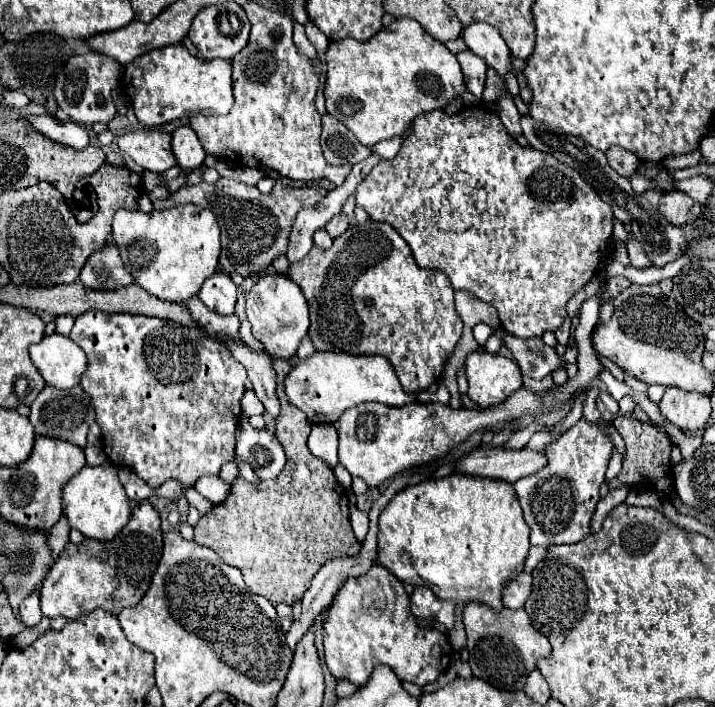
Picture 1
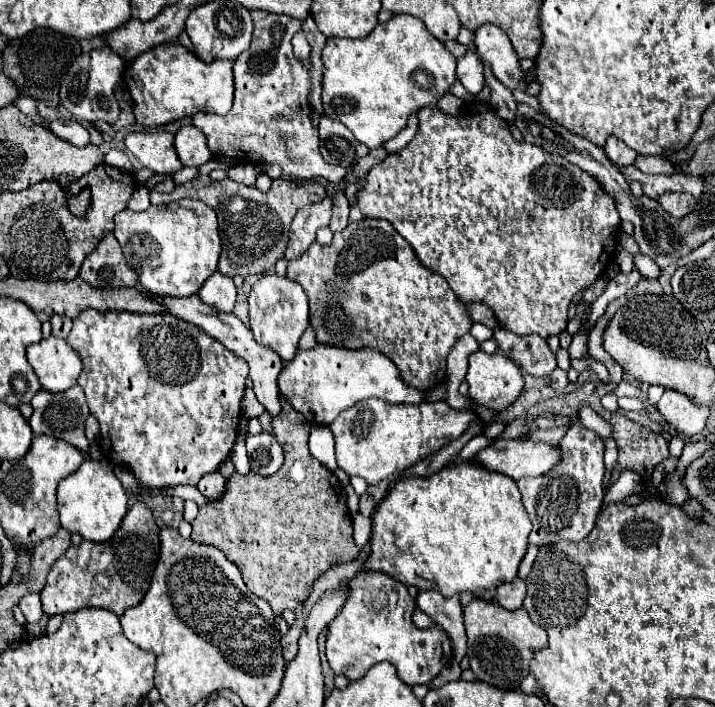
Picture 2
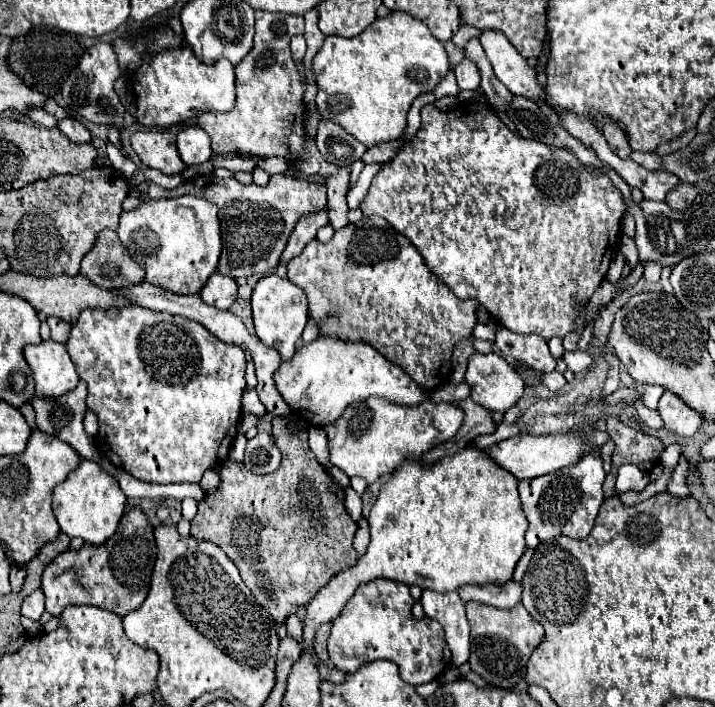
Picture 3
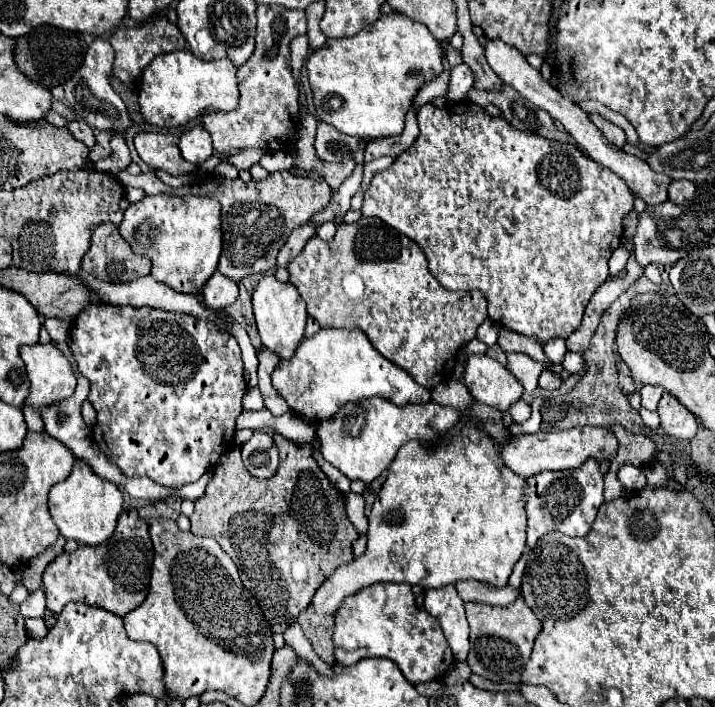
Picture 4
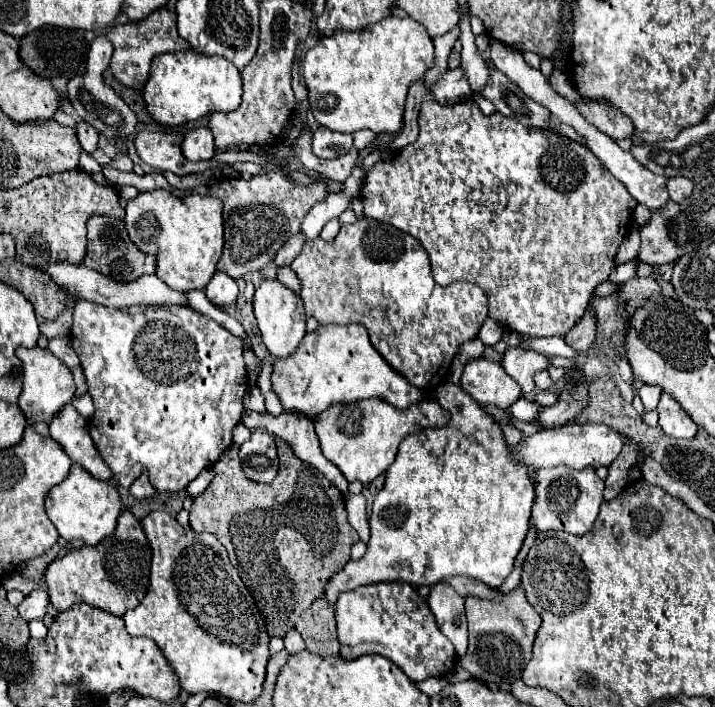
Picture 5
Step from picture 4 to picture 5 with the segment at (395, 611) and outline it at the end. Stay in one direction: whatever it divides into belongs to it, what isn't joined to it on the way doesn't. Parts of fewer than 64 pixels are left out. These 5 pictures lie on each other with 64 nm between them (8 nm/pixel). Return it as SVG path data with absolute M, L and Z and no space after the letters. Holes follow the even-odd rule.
M368 584L350 592L342 592L334 604L340 656L354 660L364 654L380 654L392 660L412 682L432 676L446 676L458 658L454 646L438 630L426 598L410 584Z

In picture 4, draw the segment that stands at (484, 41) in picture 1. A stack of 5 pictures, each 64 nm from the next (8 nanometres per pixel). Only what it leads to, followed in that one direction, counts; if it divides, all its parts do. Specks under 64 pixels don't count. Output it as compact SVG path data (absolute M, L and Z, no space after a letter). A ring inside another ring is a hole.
M488 40L488 44L486 44L486 60L488 60L490 68L500 76L500 80L504 84L516 88L526 100L530 100L538 108L546 110L554 120L560 120L564 124L564 128L570 132L570 136L578 142L578 146L582 146L584 152L592 160L596 160L598 164L610 168L614 174L618 174L628 184L628 188L632 190L632 194L636 194L638 198L642 198L646 204L662 204L666 202L668 199L668 184L672 180L666 174L652 172L652 168L646 162L642 162L640 158L636 158L632 154L626 154L620 148L614 148L614 144L610 144L606 140L606 136L602 136L602 132L590 122L588 114L584 110L580 110L572 100L566 100L566 96L560 96L560 92L554 90L550 86L550 82L546 82L542 78L542 74L526 62L524 54L520 54L516 48L504 44L502 40Z

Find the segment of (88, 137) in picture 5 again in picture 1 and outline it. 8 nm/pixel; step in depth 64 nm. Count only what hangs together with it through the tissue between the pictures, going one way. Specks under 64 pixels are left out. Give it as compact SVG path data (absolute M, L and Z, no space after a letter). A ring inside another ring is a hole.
M28 116L28 120L38 132L48 136L50 140L56 140L76 150L88 146L88 130L72 120L58 120L54 116Z

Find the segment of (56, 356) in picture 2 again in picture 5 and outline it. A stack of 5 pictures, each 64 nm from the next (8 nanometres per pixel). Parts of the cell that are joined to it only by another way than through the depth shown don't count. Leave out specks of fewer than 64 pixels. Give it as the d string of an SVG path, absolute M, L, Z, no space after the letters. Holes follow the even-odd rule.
M16 348L16 356L22 362L22 394L18 398L20 412L26 416L28 424L50 422L76 392L70 370L48 348Z

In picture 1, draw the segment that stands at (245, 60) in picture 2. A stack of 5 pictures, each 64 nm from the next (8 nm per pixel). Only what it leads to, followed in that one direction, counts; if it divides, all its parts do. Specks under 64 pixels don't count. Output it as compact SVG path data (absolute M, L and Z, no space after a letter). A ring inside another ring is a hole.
M256 2L246 4L244 10L250 16L252 32L248 46L232 58L236 102L226 116L192 116L192 130L212 156L252 168L272 168L278 170L282 178L290 180L310 182L328 178L336 186L342 186L352 168L330 166L322 156L320 114L314 106L318 74L292 42L294 20L282 12L262 8Z

